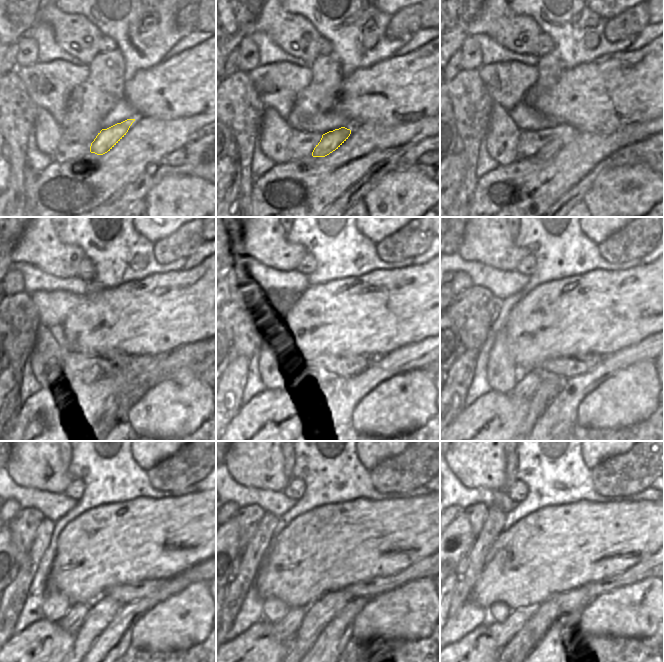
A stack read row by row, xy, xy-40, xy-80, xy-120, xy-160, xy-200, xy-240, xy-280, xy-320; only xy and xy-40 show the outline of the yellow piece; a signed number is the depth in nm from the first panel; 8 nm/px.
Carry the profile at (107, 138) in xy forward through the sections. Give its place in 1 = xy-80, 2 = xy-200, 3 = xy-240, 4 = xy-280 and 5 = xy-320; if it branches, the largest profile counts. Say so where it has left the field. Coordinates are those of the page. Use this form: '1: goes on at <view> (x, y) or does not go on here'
1: goes on at xy-80 (552, 147)
2: goes on at xy-200 (529, 381)
3: goes on at xy-240 (74, 617)
4: goes on at xy-280 (284, 630)
5: goes on at xy-320 (501, 633)

